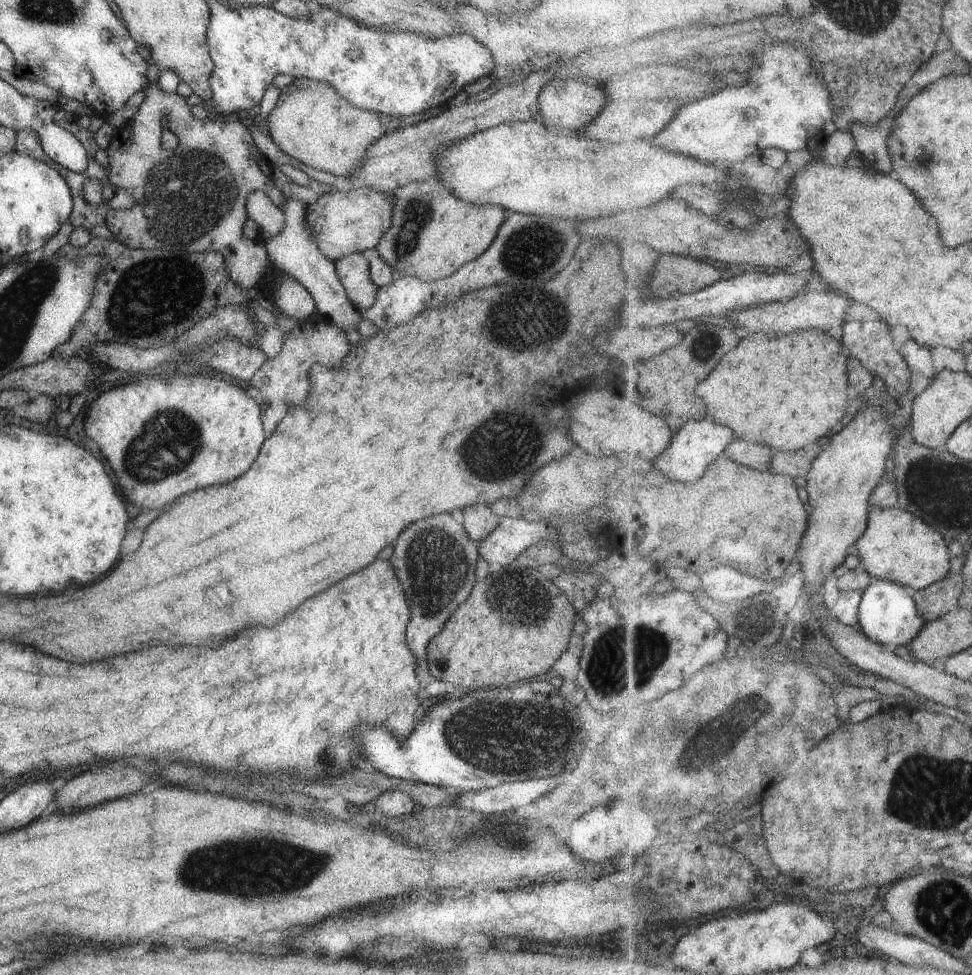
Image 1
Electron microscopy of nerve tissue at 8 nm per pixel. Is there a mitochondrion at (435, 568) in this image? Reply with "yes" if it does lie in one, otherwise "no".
yes

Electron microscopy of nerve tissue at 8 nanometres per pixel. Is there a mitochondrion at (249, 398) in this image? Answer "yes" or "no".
no

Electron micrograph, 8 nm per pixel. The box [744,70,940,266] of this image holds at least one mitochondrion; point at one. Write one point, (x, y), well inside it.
(924, 158)

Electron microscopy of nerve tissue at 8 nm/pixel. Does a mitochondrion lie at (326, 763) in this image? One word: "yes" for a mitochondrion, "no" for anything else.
yes

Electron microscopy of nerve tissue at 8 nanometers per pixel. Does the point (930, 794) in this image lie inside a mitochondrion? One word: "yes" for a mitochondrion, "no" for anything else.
yes

